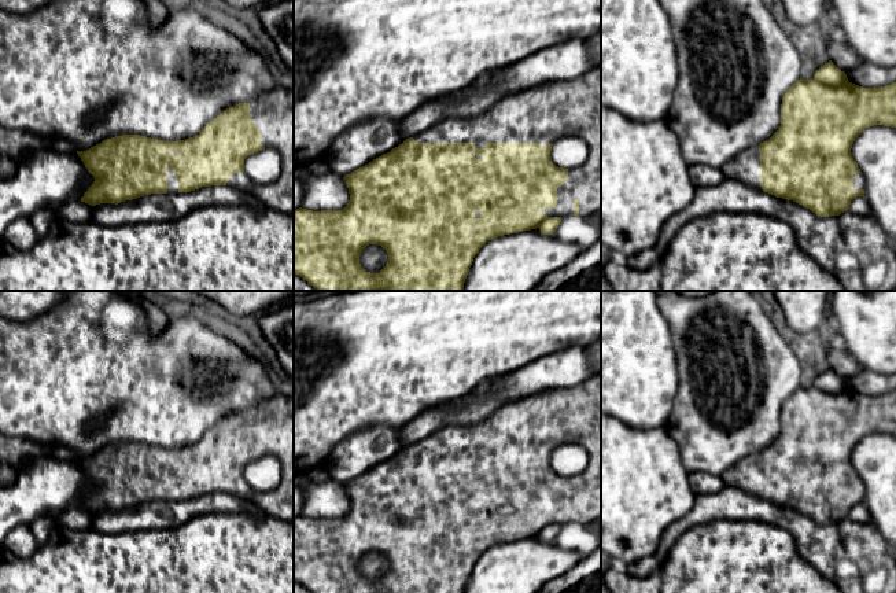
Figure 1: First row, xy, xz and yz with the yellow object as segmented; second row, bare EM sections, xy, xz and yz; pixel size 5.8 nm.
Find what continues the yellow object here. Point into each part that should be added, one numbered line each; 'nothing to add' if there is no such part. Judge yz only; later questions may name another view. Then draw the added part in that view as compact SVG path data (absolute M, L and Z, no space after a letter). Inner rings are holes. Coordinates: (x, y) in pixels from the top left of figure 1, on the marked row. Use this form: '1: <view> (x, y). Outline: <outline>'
1: yz (745, 166). Outline: M759 146L734 156L731 161L722 166L722 172L727 178L740 180L756 189L762 189L760 184L760 151Z

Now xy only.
1: xy (172, 181). Outline: M167 169L167 194L178 194L178 180L173 176L173 169Z

